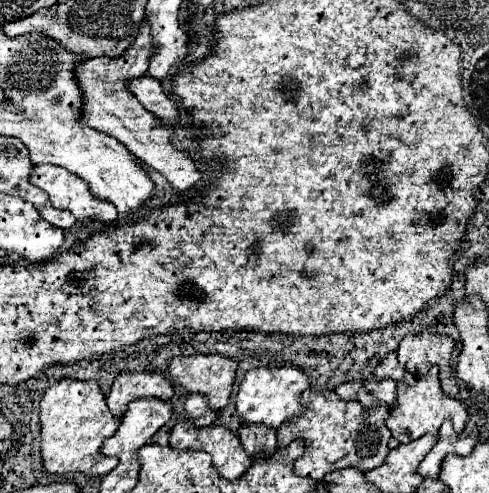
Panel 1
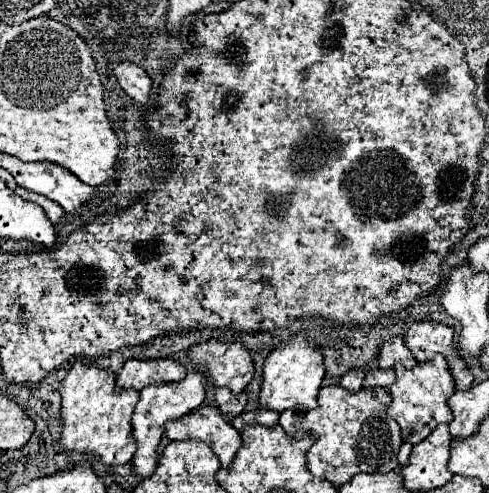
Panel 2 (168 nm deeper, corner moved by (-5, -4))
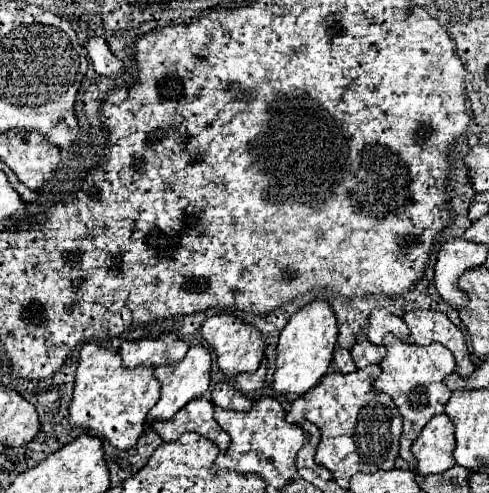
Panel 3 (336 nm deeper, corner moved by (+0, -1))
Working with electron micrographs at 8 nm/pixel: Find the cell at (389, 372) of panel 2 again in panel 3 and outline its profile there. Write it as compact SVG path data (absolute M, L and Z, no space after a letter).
M358 341L350 353L358 369L364 369L366 365L372 365L372 363L380 363L386 357L384 345L376 347L370 341Z

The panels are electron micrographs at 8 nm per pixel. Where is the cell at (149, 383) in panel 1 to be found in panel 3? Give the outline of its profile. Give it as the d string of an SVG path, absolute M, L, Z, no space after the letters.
M164 333L156 339L140 339L140 341L122 343L120 357L126 369L136 369L140 365L148 365L156 369L156 367L166 367L184 359L188 347L190 345L178 339L176 335Z

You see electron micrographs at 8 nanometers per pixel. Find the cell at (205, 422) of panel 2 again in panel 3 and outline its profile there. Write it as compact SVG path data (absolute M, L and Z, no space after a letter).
M208 399L190 401L184 409L180 409L180 413L176 413L176 417L168 421L156 421L152 429L164 441L176 441L182 433L196 431L202 437L214 441L220 451L230 445L228 433L214 419L214 403Z

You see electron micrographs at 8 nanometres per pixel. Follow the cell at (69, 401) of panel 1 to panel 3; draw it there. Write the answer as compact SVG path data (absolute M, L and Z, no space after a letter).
M86 343L80 351L74 379L74 395L68 409L70 425L102 435L112 447L120 451L132 449L144 431L148 409L152 409L160 397L160 385L154 379L152 369L124 369L116 351L98 347L96 343Z

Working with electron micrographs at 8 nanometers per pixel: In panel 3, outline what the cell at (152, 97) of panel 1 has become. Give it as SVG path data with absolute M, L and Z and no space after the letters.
M100 37L90 39L86 43L86 51L88 51L88 55L90 55L92 63L94 63L94 71L98 75L116 79L116 77L122 77L122 75L128 73L126 65L110 51L110 47L108 47L108 43L104 39L100 39Z

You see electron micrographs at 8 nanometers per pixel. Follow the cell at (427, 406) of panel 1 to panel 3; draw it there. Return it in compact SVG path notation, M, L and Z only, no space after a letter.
M386 335L384 347L388 351L384 361L380 363L380 367L384 371L376 379L374 389L378 393L386 393L388 397L392 397L392 401L400 409L400 415L404 419L404 431L400 437L400 457L412 457L410 455L412 441L420 435L424 425L436 413L444 413L444 405L452 393L446 389L446 385L442 381L446 375L456 371L456 363L454 363L452 353L440 343L432 343L428 347L418 347L414 343L402 343L394 335Z

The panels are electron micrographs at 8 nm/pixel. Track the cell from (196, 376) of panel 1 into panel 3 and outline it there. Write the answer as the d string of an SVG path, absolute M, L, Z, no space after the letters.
M214 315L208 317L200 327L202 343L216 353L216 363L224 375L238 375L238 373L252 373L258 369L262 357L264 357L264 343L260 339L260 333L252 327L242 323L240 319L232 315Z

